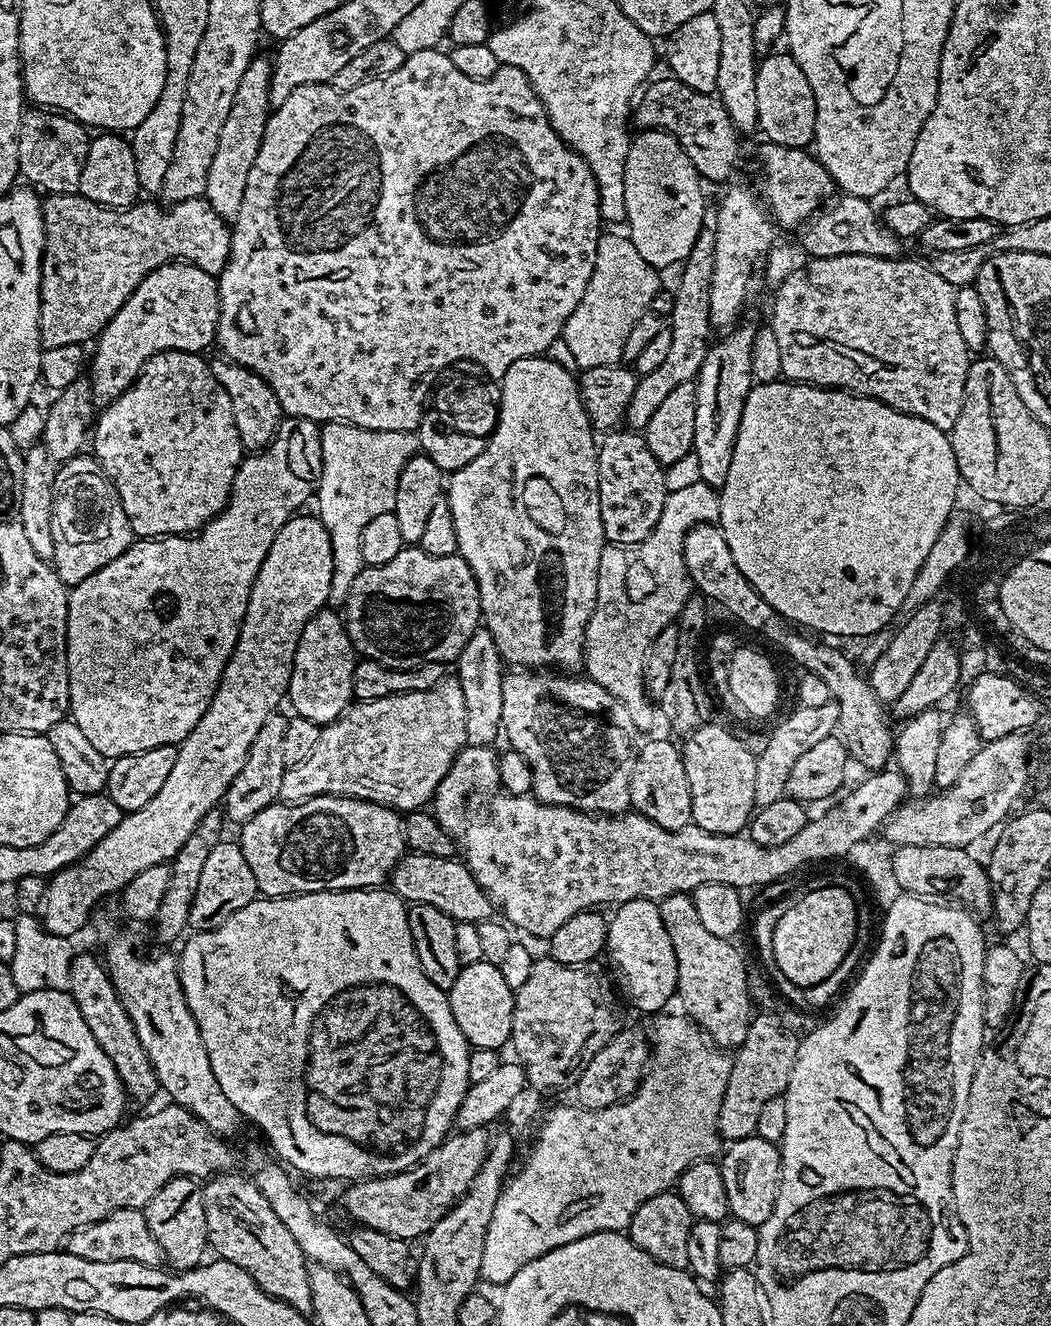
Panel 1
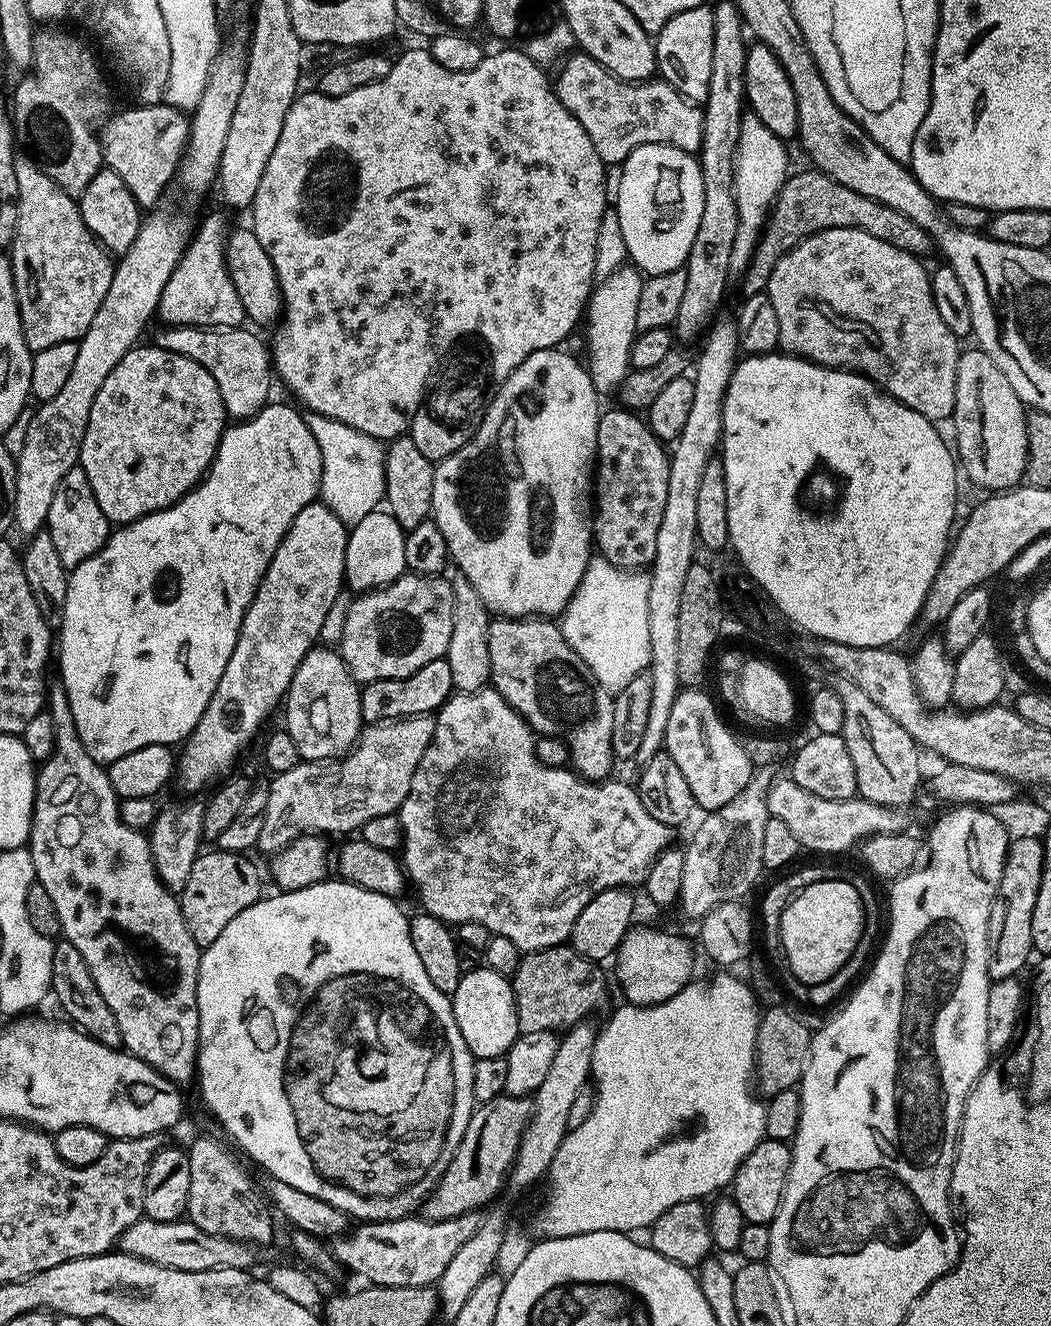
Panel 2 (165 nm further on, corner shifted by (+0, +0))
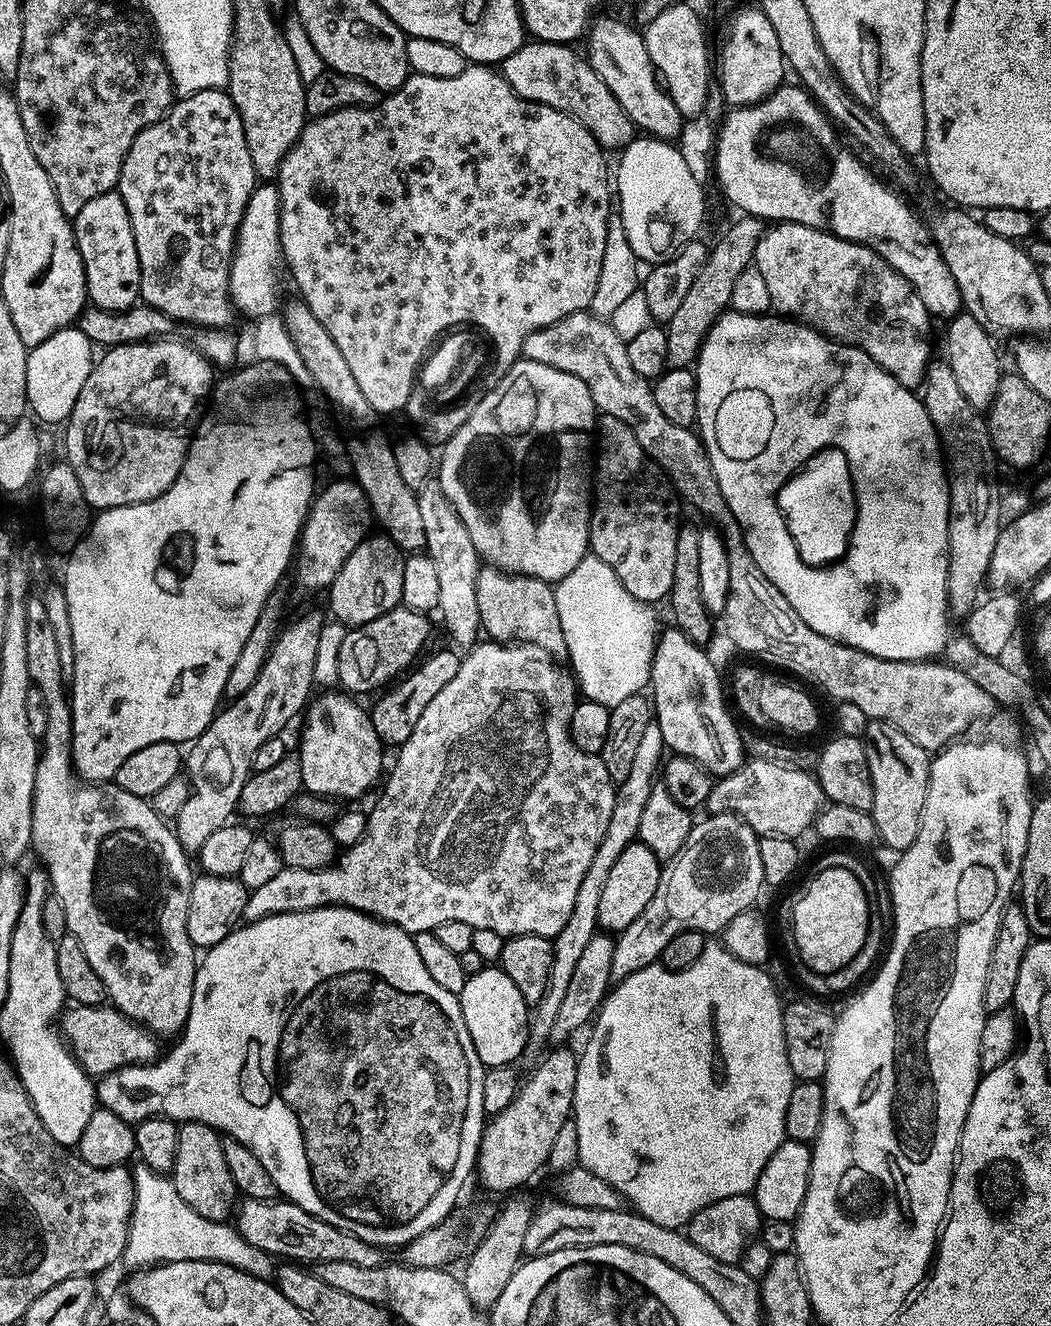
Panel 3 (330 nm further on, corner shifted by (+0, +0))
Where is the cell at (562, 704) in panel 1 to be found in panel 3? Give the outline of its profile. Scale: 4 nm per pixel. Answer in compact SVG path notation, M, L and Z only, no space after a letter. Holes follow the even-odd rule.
M484 566L476 579L476 593L481 629L485 633L489 632L493 641L530 644L548 654L565 651L556 590L549 581Z

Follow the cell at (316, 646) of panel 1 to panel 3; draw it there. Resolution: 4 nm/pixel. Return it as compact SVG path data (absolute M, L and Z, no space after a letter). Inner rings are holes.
M317 695L311 701L307 709L308 721L300 732L300 749L298 755L302 766L302 788L305 793L313 794L318 798L337 798L352 800L355 796L363 794L367 788L372 788L381 779L380 767L384 764L385 745L380 743L378 734L372 725L371 715L364 712L347 695L344 696L320 696Z

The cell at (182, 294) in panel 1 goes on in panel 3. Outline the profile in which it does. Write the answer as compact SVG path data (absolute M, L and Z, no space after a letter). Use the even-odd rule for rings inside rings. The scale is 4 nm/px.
M260 182L246 202L240 229L236 231L236 249L228 275L228 296L233 309L244 316L259 318L273 315L281 307L280 268L285 267L280 241L280 189L275 183Z

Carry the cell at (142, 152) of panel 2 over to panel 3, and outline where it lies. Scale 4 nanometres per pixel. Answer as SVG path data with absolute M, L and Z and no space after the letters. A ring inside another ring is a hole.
M223 88L202 90L198 94L190 94L177 99L162 119L146 126L134 138L126 158L122 162L118 191L122 202L126 202L126 210L130 214L130 226L134 230L134 246L138 246L138 262L140 263L140 300L154 306L162 314L166 314L174 322L180 320L187 326L198 328L229 327L234 309L228 296L228 275L232 265L232 252L236 249L236 231L240 229L242 214L246 210L246 202L250 202L250 194L256 189L258 177L254 170L254 162L250 162L250 146L246 146L246 134L242 126L242 118L234 106L234 102Z

